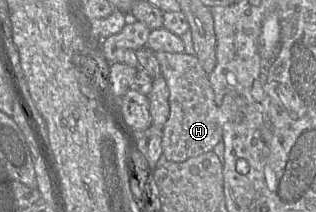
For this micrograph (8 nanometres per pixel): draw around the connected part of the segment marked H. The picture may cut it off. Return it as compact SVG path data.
M185 52L154 54L169 89L169 116L162 130L162 157L167 161L183 162L212 151L222 140L223 125L228 120L215 104L214 91L198 58Z

